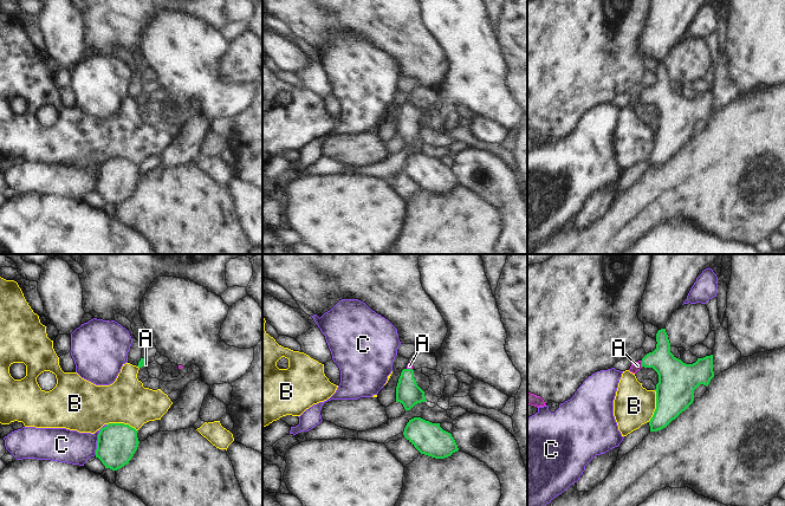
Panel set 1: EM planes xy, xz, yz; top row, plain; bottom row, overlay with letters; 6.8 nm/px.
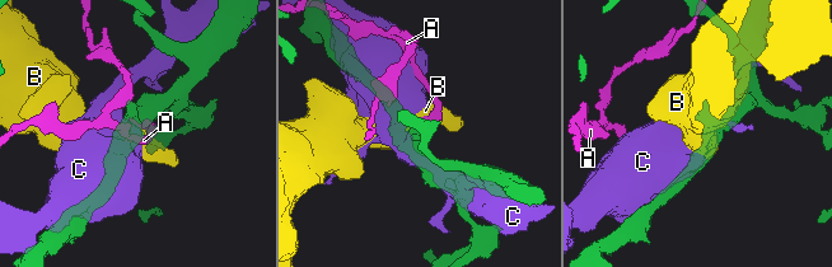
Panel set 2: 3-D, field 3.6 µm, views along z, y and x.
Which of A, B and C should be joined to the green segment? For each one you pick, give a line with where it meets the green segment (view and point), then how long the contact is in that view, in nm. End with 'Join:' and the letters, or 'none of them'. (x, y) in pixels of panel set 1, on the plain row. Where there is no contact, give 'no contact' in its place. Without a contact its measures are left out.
Join: none of them

